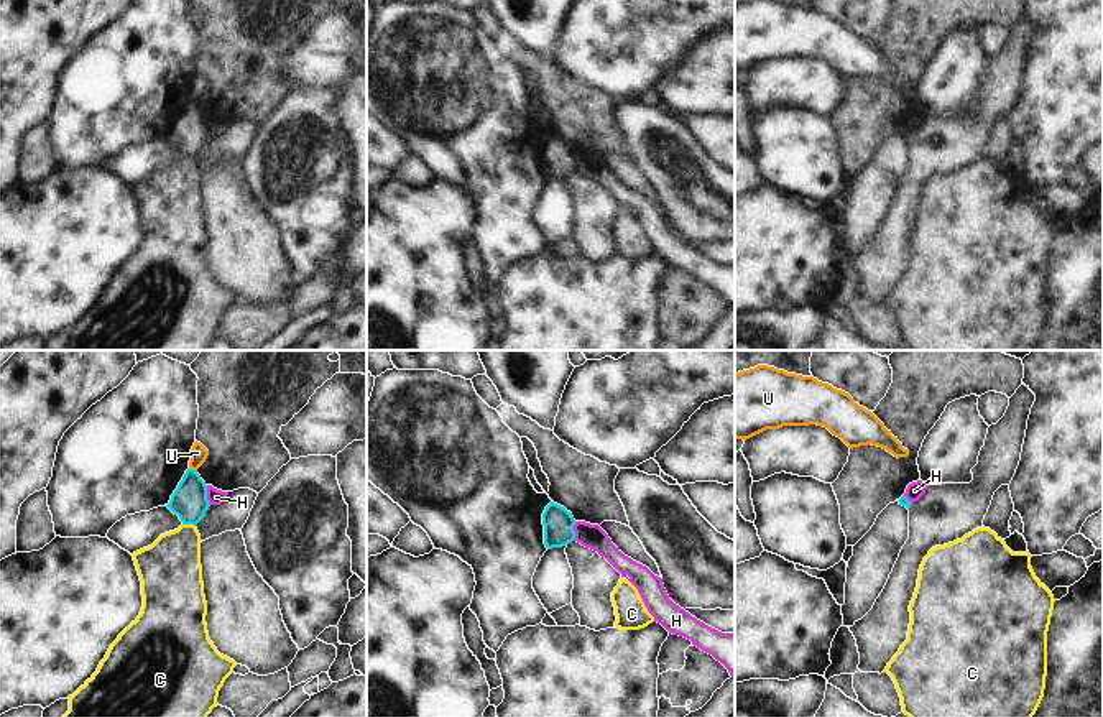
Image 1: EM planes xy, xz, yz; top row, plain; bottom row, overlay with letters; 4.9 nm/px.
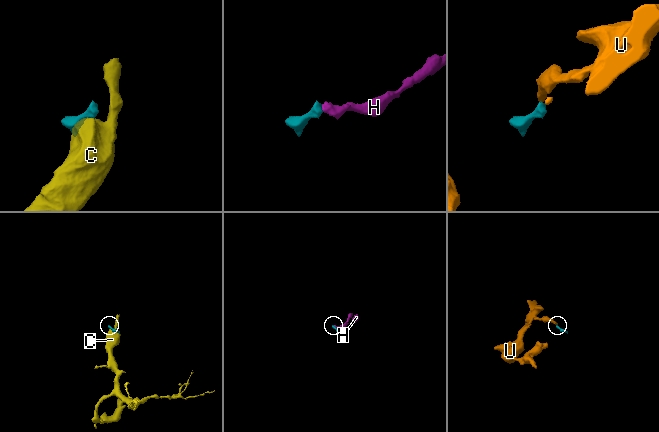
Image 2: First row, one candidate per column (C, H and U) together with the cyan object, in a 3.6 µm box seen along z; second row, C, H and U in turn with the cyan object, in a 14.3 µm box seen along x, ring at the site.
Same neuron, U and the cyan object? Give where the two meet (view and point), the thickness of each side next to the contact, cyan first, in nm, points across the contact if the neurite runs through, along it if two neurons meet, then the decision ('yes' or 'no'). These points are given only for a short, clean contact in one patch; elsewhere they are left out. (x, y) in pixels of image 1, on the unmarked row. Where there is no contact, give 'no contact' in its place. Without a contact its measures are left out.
xy (191, 101) | 180/80 nm | along xy (189, 99), (196, 104) | no

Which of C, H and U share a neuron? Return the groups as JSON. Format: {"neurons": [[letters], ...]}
{"neurons": [["C"], ["H"], ["U"]]}

